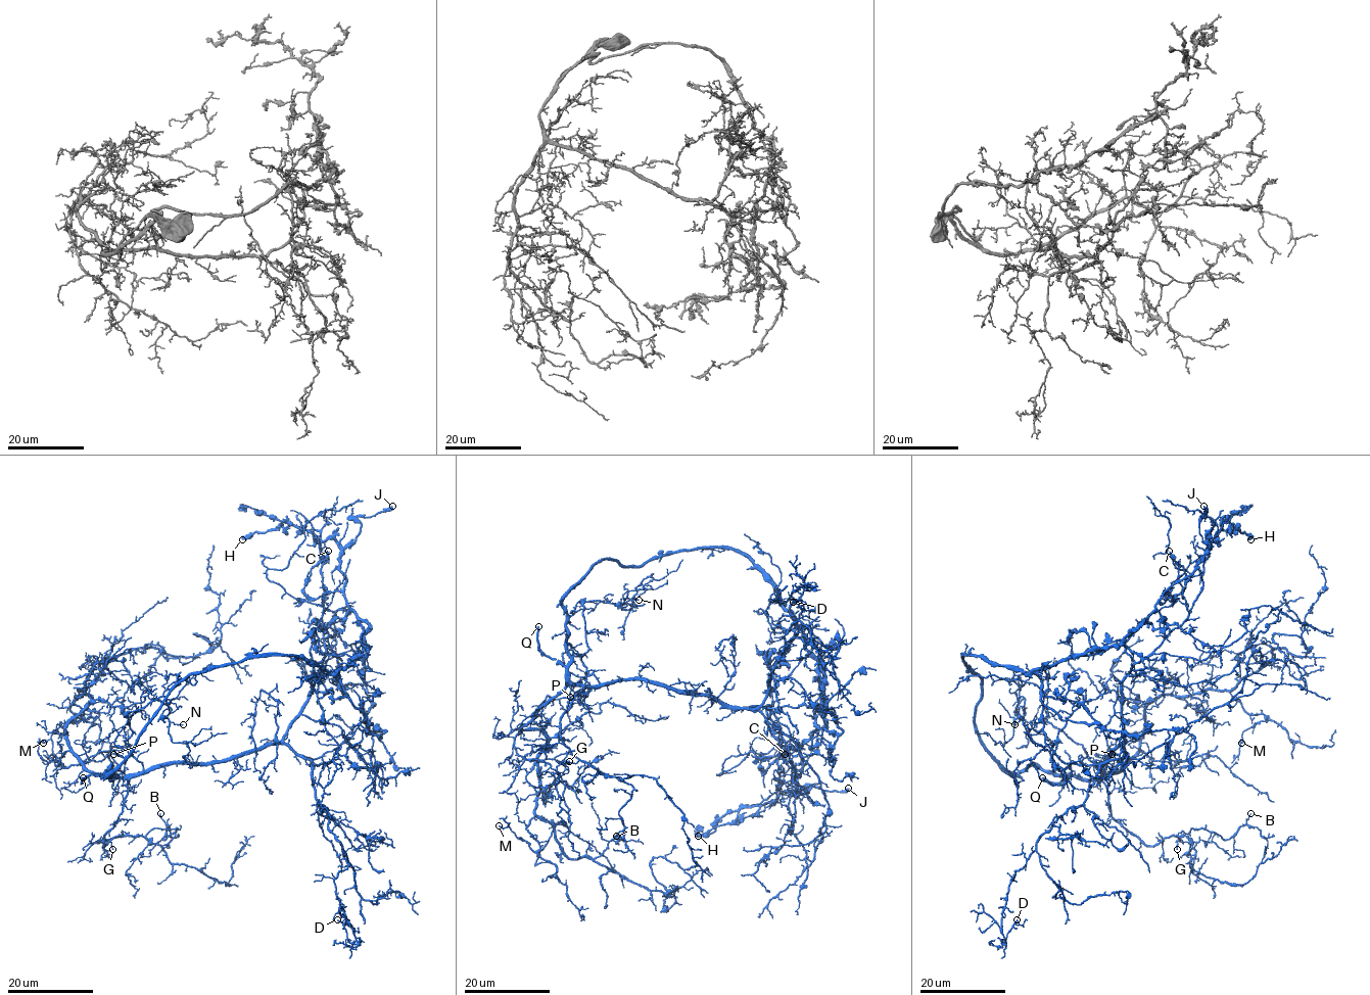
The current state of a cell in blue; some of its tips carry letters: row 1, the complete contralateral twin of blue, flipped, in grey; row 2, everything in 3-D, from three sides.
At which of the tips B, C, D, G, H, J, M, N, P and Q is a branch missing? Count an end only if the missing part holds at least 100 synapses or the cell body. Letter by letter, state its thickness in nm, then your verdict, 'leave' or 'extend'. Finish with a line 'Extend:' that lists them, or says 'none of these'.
B: calibre 100 nm; leave
C: calibre 300 nm; leave
D: calibre 140 nm; leave
G: calibre 100 nm; leave
H: calibre 380 nm; leave
J: calibre 460 nm; leave
M: calibre 180 nm; leave
N: calibre 100 nm; leave
P: calibre 130 nm; leave
Q: calibre 400 nm; extend
Extend: Q

